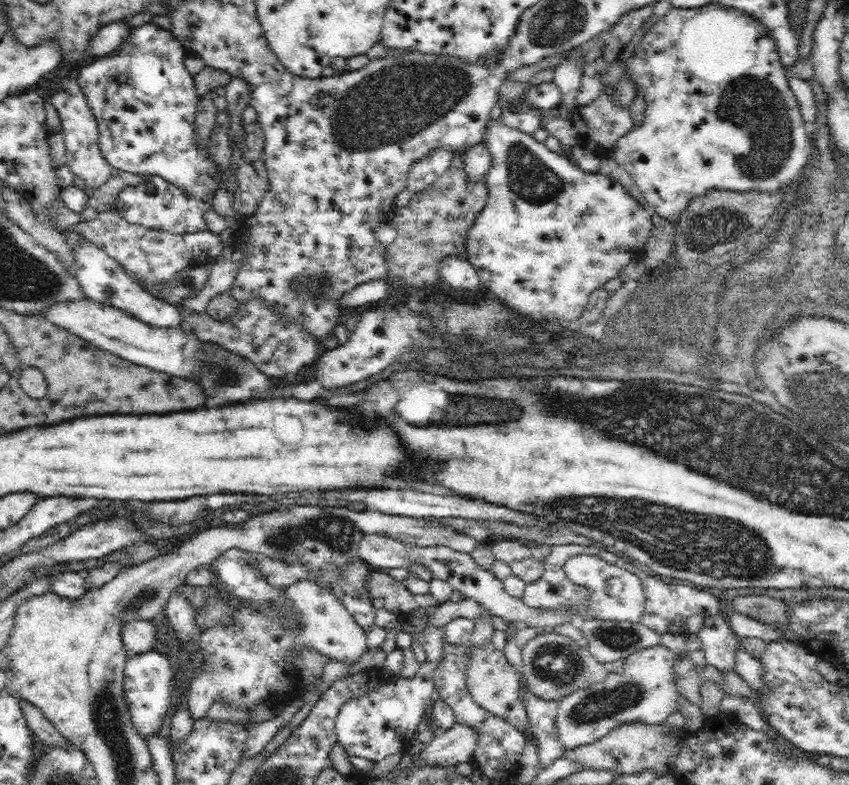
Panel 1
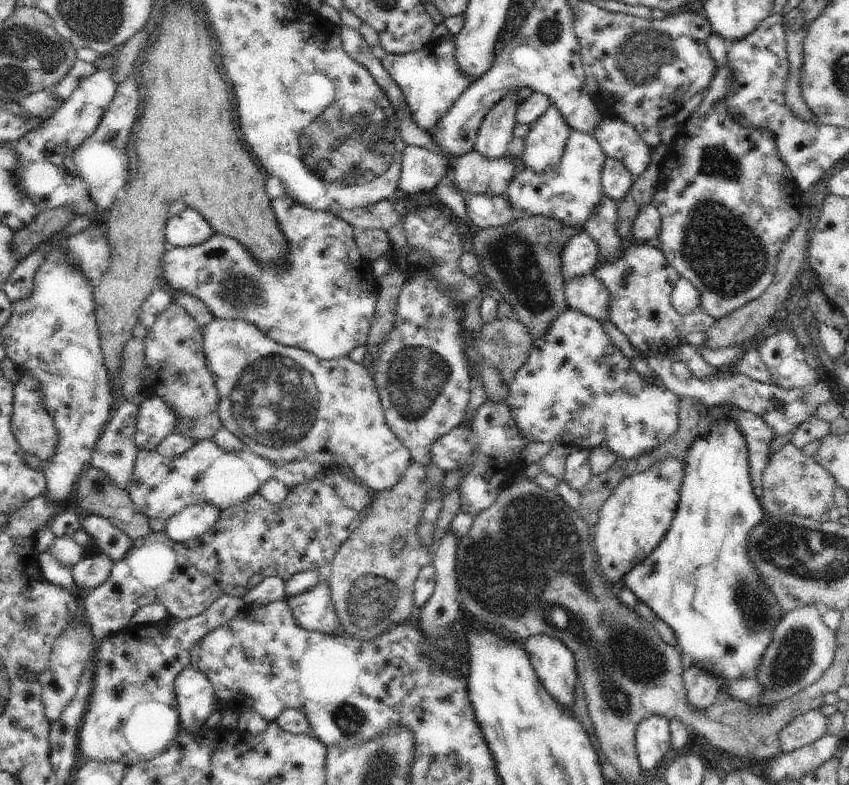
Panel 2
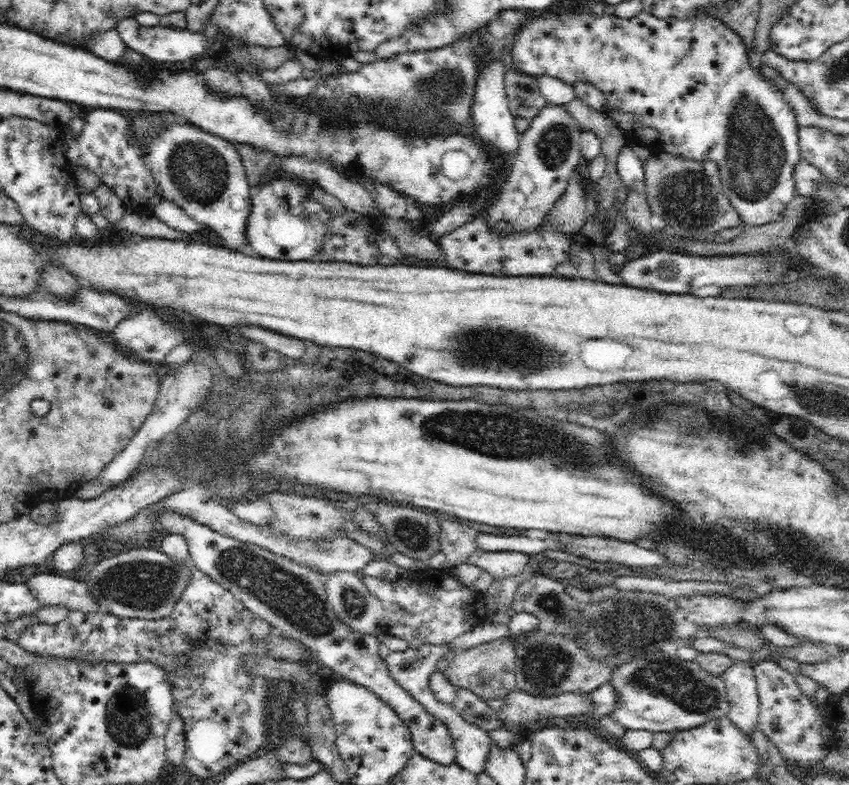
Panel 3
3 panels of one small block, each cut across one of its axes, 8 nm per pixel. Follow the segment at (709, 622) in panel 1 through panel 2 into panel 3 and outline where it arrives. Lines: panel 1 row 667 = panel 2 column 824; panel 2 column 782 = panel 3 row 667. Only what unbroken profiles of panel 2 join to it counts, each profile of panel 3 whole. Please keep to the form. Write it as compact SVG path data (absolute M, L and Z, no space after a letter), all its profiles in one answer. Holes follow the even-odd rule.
M734 661L722 676L726 679L726 691L730 701L728 719L743 733L751 736L758 727L759 695L753 667L749 662Z

